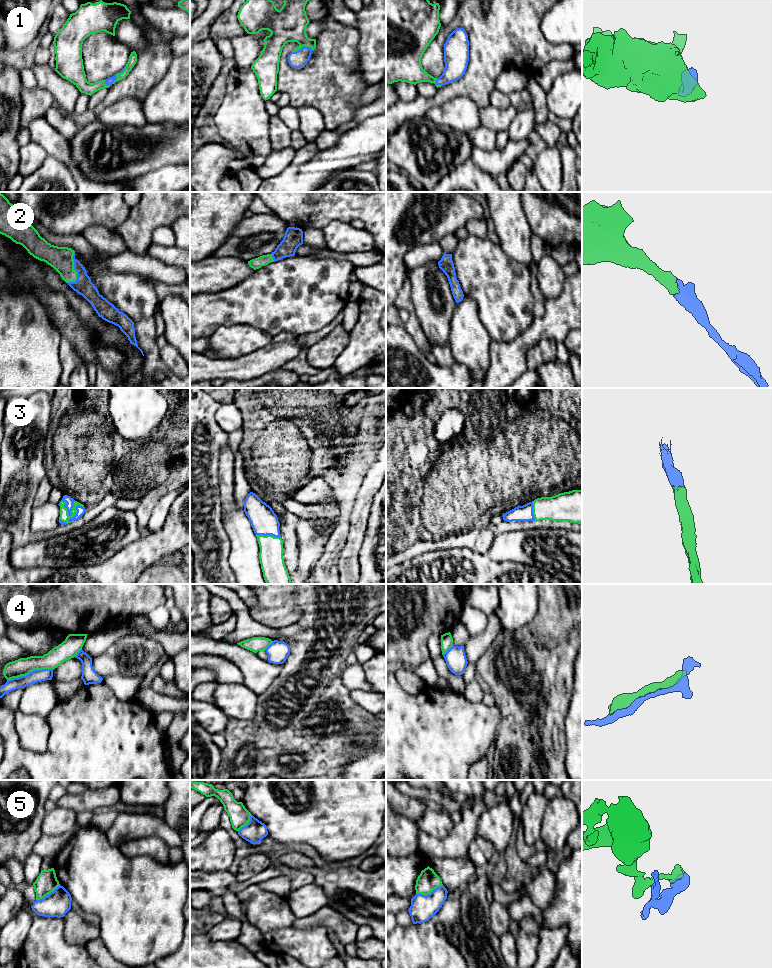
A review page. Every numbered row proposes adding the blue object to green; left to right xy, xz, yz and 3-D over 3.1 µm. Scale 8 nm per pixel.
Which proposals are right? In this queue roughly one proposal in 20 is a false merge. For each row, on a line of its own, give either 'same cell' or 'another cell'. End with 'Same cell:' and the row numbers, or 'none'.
1: same cell
2: same cell
3: same cell
4: same cell
5: another cell
Same cell: 1, 2, 3, 4

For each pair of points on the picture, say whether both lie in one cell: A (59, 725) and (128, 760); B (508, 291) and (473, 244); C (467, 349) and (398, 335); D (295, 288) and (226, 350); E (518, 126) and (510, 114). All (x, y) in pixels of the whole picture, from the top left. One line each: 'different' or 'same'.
A: same
B: same
C: different
D: different
E: different

